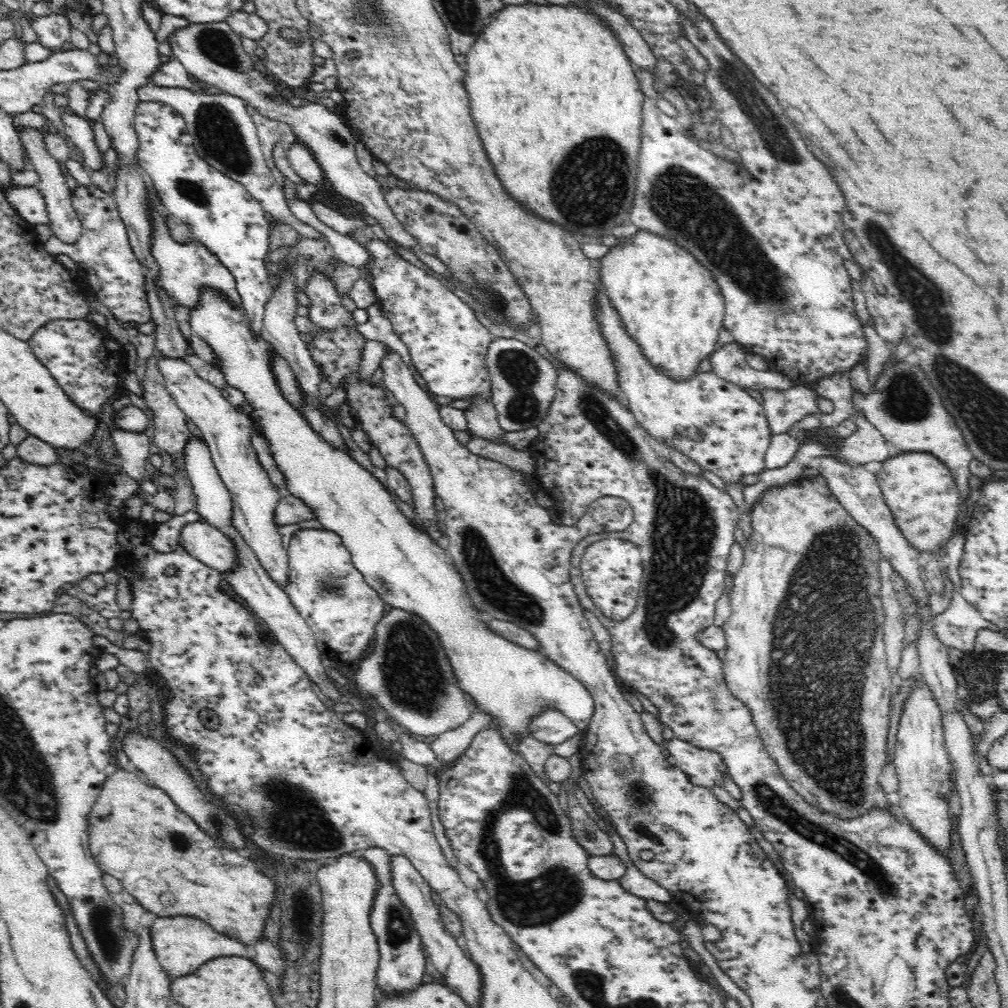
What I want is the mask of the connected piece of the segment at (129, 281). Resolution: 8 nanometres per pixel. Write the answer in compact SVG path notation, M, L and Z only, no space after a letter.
M78 185L71 192L71 203L82 233L75 243L62 242L54 236L41 247L50 254L66 254L79 265L81 278L104 282L110 290L100 287L100 296L110 296L107 309L126 324L148 330L151 326L151 308L144 292L143 266L136 258L129 243L126 226L119 215L117 202L113 193L102 191L95 185Z

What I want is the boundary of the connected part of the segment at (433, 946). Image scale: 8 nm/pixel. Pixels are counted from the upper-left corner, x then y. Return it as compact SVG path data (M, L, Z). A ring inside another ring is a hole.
M389 853L389 865L391 868L391 883L398 899L404 907L408 907L412 923L418 929L418 935L422 939L424 950L430 958L430 962L444 975L448 985L452 985L464 1000L472 1000L472 992L476 992L476 980L480 980L478 967L470 956L464 954L464 950L456 945L452 934L446 931L446 924L442 922L439 911L435 905L435 895L431 886L422 878L419 870L406 858L396 853Z

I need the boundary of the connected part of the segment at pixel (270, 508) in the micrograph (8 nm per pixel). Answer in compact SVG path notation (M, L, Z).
M154 351L153 357L163 376L165 386L177 402L178 408L185 412L188 420L200 431L200 439L210 449L218 476L228 489L228 493L232 493L230 497L234 507L231 508L233 512L231 522L235 530L239 530L270 578L283 588L289 581L290 563L286 549L282 545L282 537L276 530L274 509L280 498L288 496L289 492L286 489L276 489L266 471L262 469L262 465L258 463L256 451L252 449L252 436L256 436L256 430L252 427L250 415L240 413L225 399L221 389L203 379L186 361L166 357L160 351Z

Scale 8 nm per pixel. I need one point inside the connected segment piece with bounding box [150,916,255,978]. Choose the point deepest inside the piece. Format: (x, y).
(181, 945)

